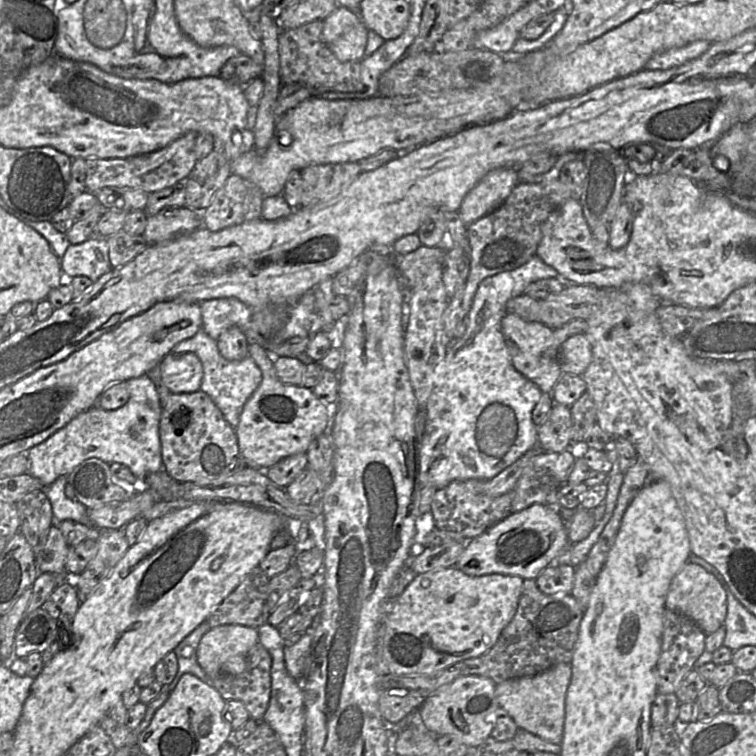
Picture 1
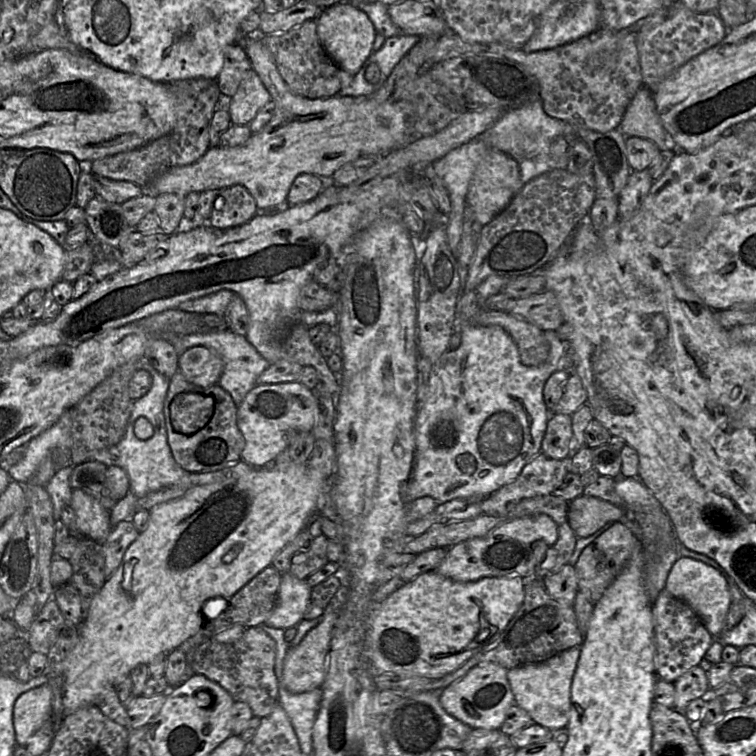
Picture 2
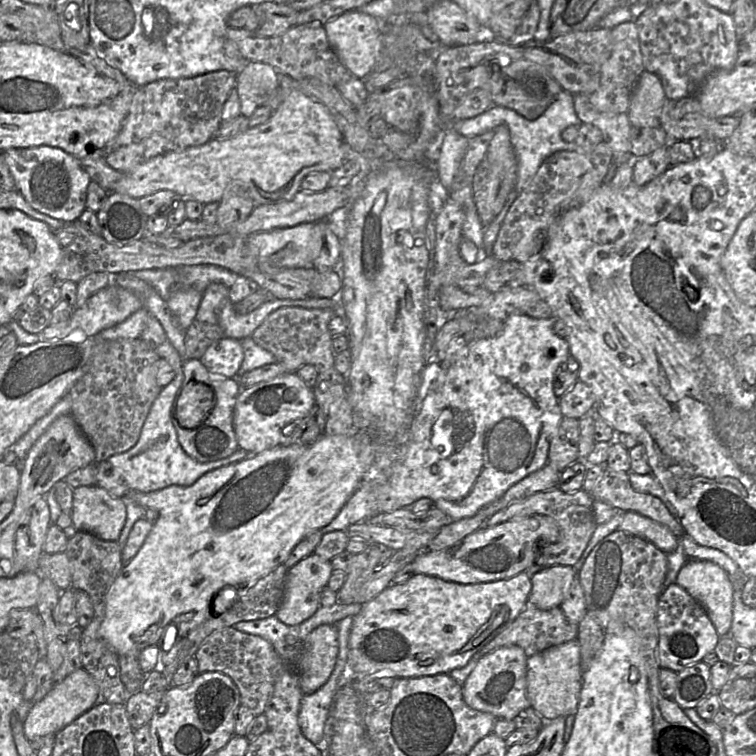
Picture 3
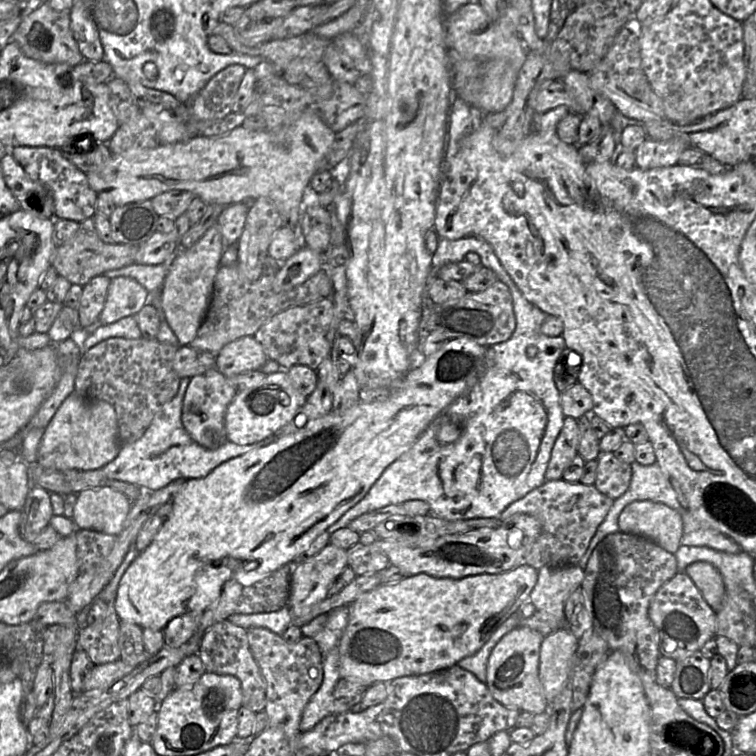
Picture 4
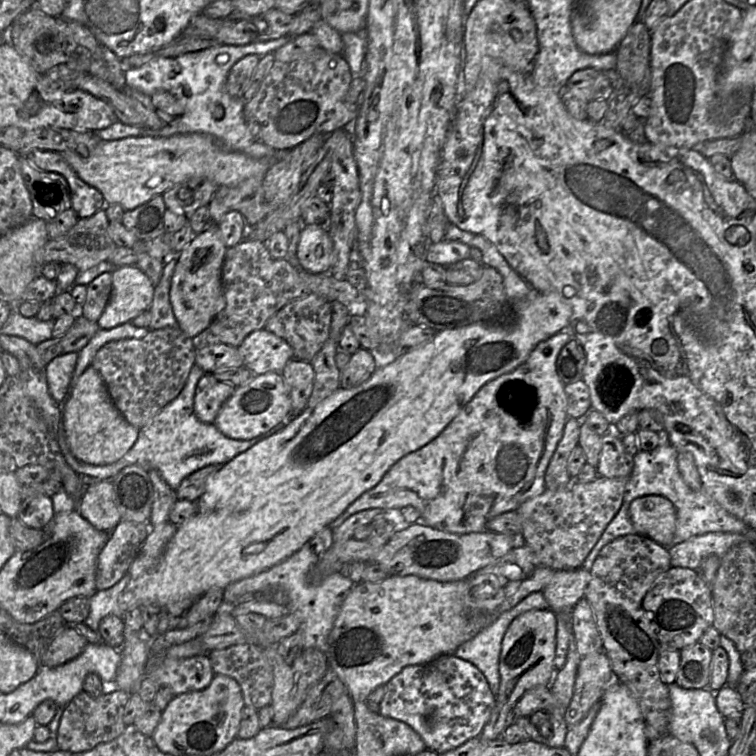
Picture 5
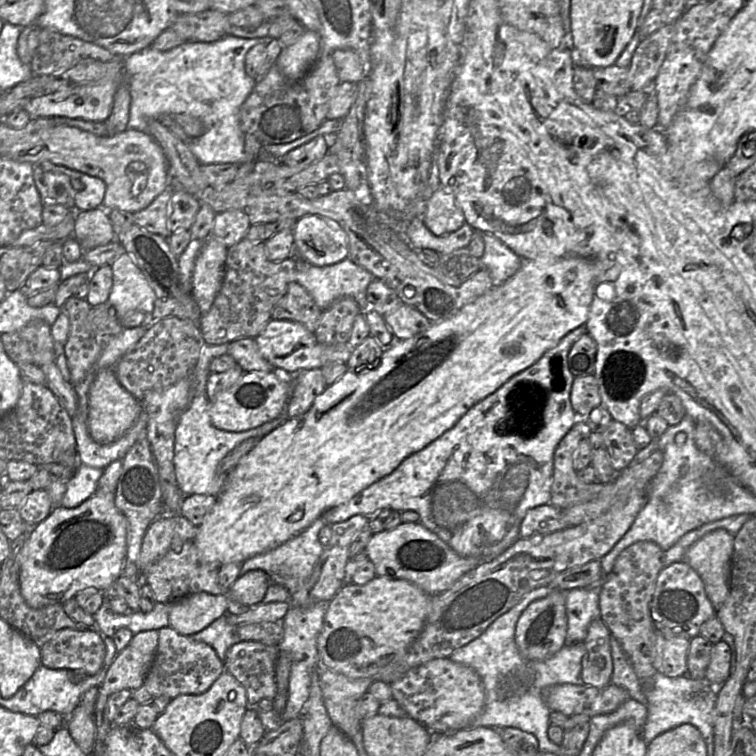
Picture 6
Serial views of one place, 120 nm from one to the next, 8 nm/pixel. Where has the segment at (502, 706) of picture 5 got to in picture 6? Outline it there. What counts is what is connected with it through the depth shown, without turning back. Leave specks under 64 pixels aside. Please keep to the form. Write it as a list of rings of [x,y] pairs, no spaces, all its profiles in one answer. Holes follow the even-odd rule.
[[[554,589],[545,598],[531,603],[522,613],[516,625],[515,641],[519,651],[528,661],[543,661],[565,645],[566,635],[566,592]]]

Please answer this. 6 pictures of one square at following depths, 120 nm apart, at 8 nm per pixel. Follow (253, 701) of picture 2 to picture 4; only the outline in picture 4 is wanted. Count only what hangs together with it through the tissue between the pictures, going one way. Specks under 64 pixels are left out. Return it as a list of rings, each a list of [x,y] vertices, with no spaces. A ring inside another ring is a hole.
[[[228,619],[213,625],[203,636],[198,654],[207,672],[232,675],[240,681],[243,707],[254,713],[264,711],[266,683],[250,650],[247,629]]]

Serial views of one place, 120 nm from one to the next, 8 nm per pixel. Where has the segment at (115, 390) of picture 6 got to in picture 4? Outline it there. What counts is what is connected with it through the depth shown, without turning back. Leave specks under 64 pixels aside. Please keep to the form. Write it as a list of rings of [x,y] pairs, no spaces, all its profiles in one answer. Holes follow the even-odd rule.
[[[72,392],[61,404],[44,431],[37,451],[37,462],[45,467],[63,472],[65,470],[90,471],[102,469],[113,461],[122,447],[118,422],[113,406],[102,400],[88,401]]]

